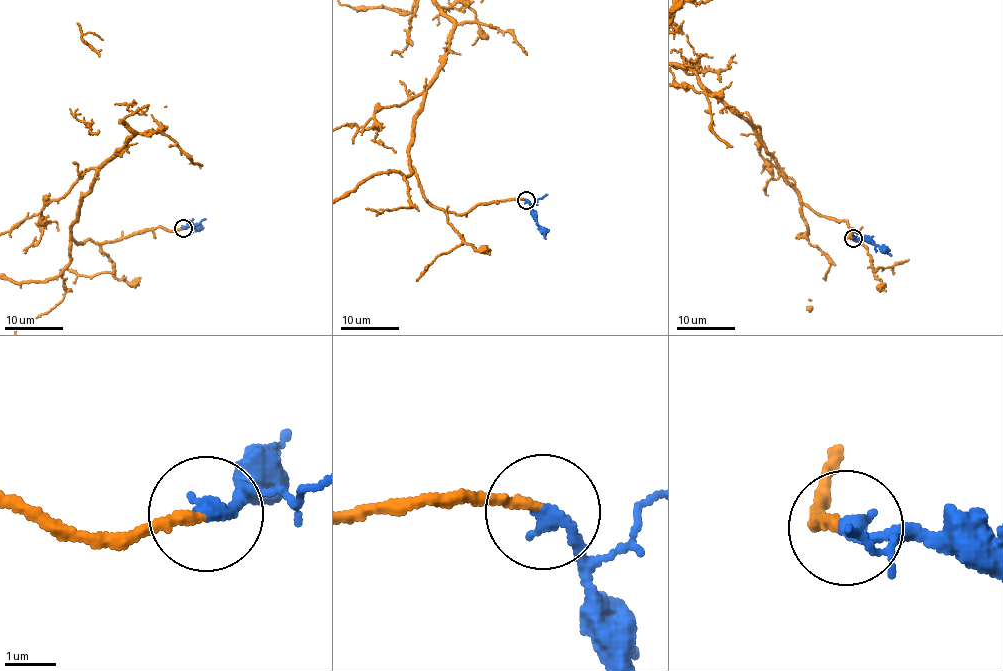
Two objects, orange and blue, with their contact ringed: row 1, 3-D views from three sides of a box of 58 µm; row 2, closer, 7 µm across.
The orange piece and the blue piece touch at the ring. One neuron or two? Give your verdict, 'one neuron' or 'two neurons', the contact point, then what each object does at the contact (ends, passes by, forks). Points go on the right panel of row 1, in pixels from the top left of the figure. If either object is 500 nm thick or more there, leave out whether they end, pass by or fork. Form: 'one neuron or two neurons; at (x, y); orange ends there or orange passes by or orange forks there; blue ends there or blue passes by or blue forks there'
one neuron; at (853, 238); orange ends there; blue ends there

